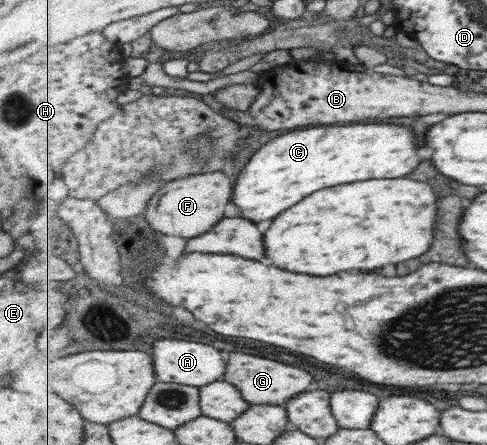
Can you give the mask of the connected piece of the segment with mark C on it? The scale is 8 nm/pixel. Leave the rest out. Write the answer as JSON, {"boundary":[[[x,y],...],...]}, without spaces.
{"boundary":[[[348,123],[327,124],[317,127],[289,131],[271,139],[255,152],[251,162],[237,178],[237,186],[233,192],[233,204],[243,212],[243,218],[261,222],[271,220],[277,214],[285,212],[287,208],[295,206],[303,198],[311,196],[313,192],[337,184],[349,184],[357,180],[371,180],[371,178],[401,178],[413,172],[419,166],[417,156],[417,136],[405,126],[389,126],[387,123]]]}

